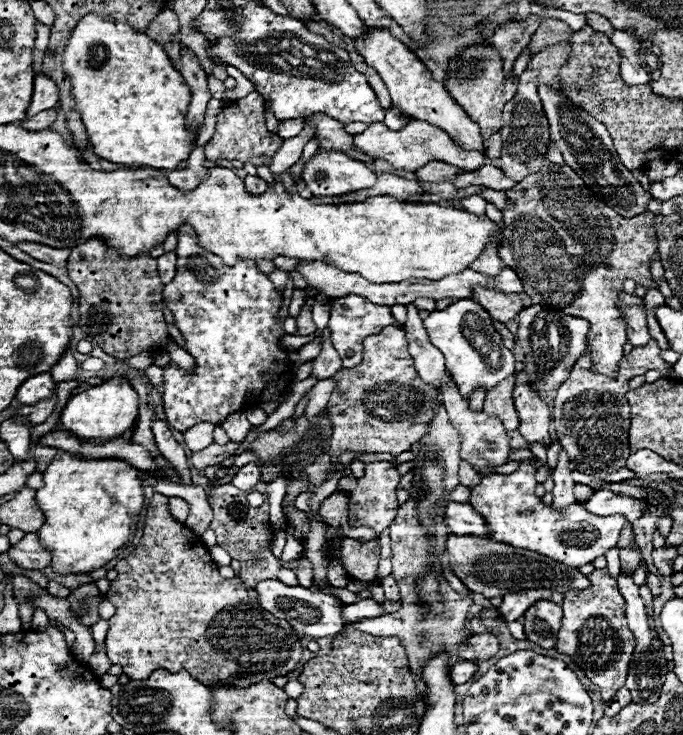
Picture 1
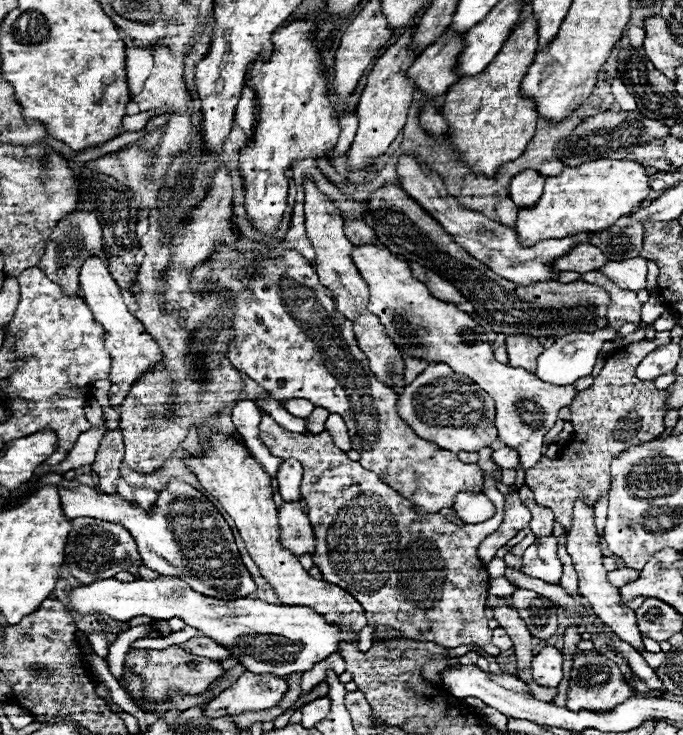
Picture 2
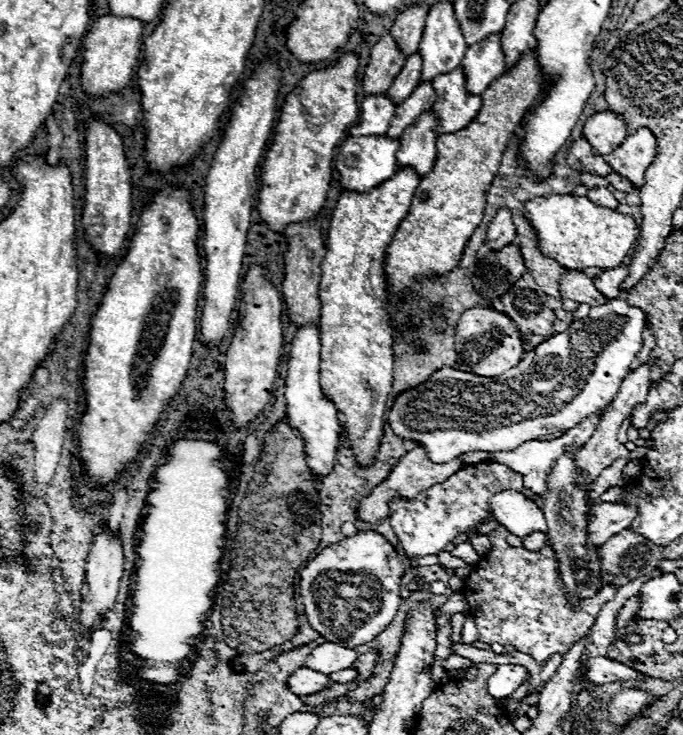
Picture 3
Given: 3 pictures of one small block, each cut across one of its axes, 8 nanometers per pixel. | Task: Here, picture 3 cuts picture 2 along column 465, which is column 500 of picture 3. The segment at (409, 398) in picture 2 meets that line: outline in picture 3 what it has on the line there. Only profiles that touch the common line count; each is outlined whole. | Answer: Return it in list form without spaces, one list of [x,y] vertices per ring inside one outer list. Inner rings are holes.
[[[614,298],[602,306],[594,306],[590,314],[576,320],[568,330],[538,344],[532,352],[524,352],[520,364],[510,368],[498,378],[474,376],[456,368],[440,368],[424,384],[400,394],[388,414],[388,424],[400,438],[412,438],[420,442],[428,458],[436,464],[450,462],[466,452],[508,452],[528,440],[540,440],[546,434],[568,430],[580,424],[592,412],[608,406],[616,396],[620,380],[630,372],[630,364],[642,348],[642,326],[646,314],[630,306],[626,300]],[[496,384],[506,384],[514,394],[496,394]]]

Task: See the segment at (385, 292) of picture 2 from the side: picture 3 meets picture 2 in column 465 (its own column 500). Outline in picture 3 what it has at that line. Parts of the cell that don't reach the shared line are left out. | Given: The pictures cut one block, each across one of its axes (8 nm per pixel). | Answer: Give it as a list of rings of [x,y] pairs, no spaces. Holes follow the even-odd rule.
[[[470,308],[460,316],[454,330],[454,346],[456,346],[456,354],[460,356],[454,368],[478,376],[500,376],[512,366],[516,366],[520,362],[520,356],[524,354],[522,338],[516,328],[516,322],[506,314],[490,308]]]

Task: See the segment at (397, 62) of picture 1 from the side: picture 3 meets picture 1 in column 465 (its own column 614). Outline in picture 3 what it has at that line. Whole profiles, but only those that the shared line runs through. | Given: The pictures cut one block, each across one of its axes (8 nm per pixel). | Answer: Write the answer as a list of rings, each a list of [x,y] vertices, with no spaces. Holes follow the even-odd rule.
[[[612,110],[592,114],[584,126],[584,138],[594,146],[594,152],[602,156],[616,150],[626,136],[628,130],[624,118]]]

